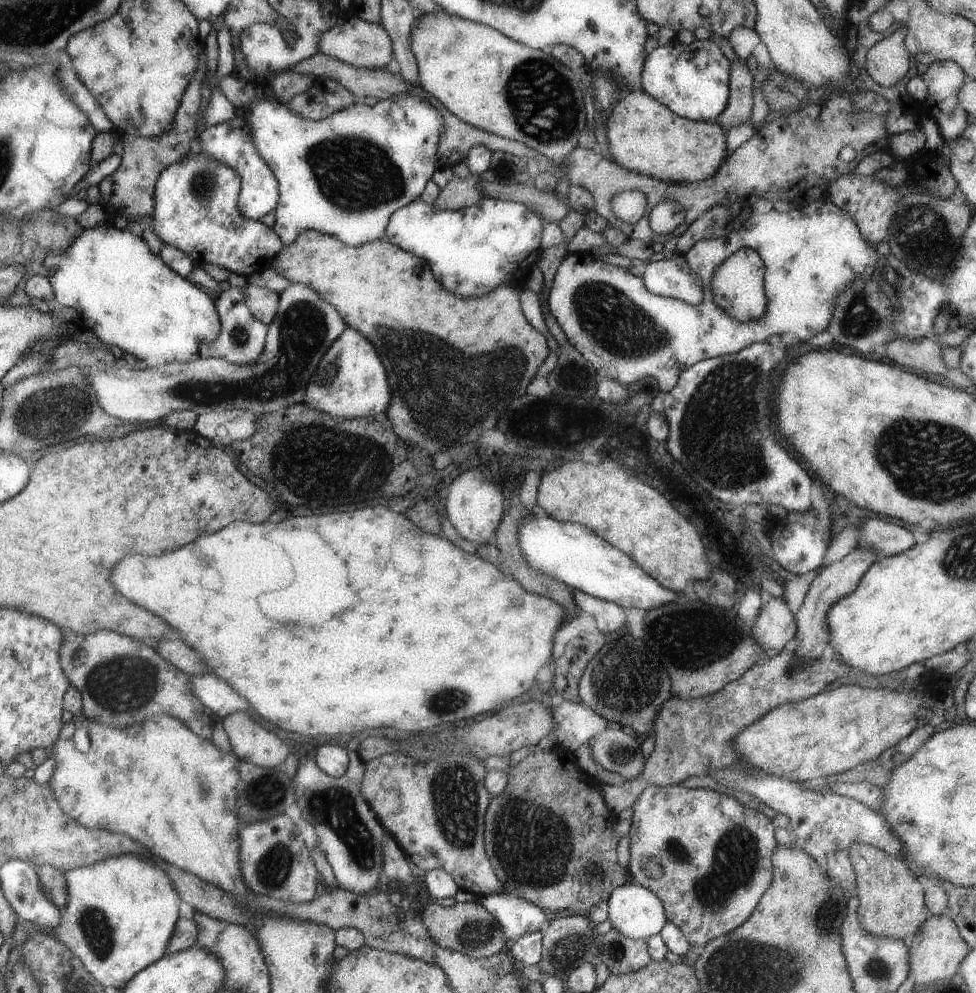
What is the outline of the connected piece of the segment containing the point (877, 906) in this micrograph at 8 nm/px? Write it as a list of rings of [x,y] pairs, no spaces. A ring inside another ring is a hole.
[[[853,843],[847,849],[848,858],[856,873],[859,902],[857,913],[861,926],[874,935],[908,941],[927,918],[923,914],[923,908],[927,907],[923,904],[923,890],[917,882],[917,877],[901,858],[888,855],[877,847]]]

